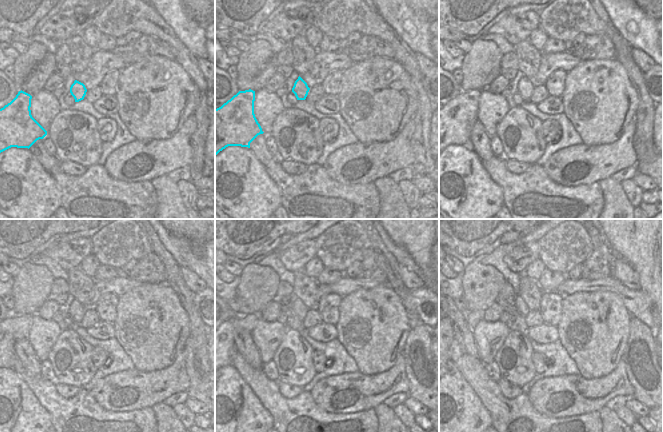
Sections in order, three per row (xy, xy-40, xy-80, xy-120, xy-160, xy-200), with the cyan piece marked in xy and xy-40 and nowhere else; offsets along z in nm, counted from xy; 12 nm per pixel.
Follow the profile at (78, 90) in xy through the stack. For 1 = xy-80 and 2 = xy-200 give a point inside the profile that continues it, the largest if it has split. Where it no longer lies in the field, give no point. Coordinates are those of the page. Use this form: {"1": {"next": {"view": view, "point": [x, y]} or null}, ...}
{"1": {"next": {"view": "xy-80", "point": [525, 88]}}, "2": {"next": {"view": "xy-200", "point": [521, 307]}}}

